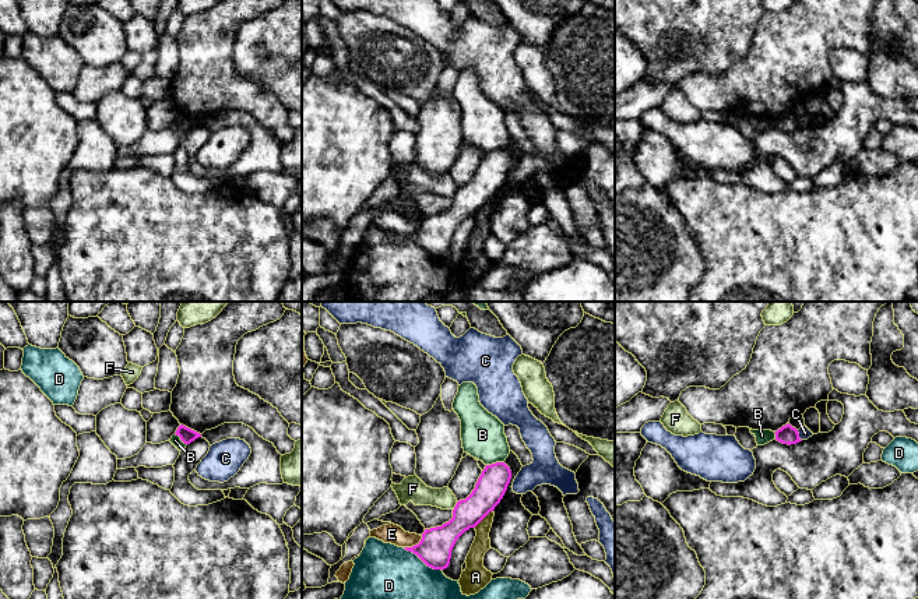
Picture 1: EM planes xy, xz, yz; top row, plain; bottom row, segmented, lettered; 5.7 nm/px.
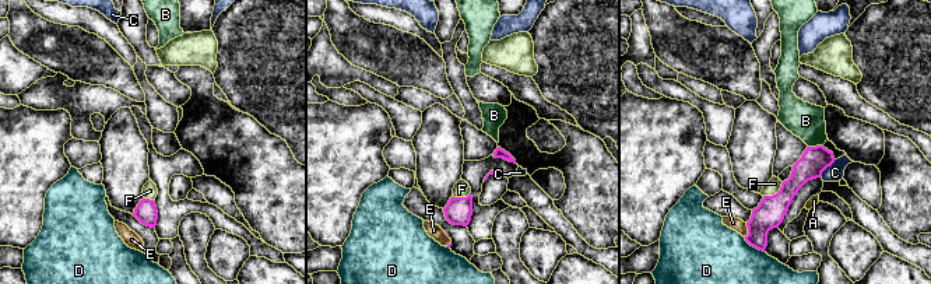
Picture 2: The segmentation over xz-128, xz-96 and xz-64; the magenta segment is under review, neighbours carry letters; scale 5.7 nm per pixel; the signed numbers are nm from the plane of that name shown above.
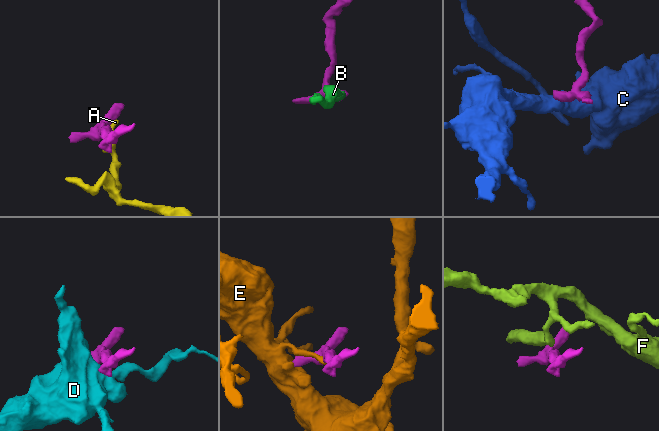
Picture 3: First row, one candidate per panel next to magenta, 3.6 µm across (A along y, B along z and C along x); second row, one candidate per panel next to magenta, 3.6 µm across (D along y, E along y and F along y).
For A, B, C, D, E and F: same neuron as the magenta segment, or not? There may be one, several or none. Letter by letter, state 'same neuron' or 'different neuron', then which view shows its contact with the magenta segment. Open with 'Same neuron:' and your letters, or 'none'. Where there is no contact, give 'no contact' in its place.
Same neuron: none
A: different neuron; meets magenta in xz
B: different neuron; meets magenta in xz
C: different neuron; meets magenta in yz
D: different neuron; meets magenta in xz
E: different neuron; meets magenta in xz
F: different neuron; meets magenta in xz

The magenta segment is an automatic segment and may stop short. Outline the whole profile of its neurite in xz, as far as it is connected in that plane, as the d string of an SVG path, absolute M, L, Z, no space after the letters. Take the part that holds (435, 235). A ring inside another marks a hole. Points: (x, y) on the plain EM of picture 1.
M504 149L486 152L472 180L465 187L457 188L453 205L442 214L425 216L418 232L404 236L416 242L433 257L447 256L457 226L495 197L510 166L511 158Z

